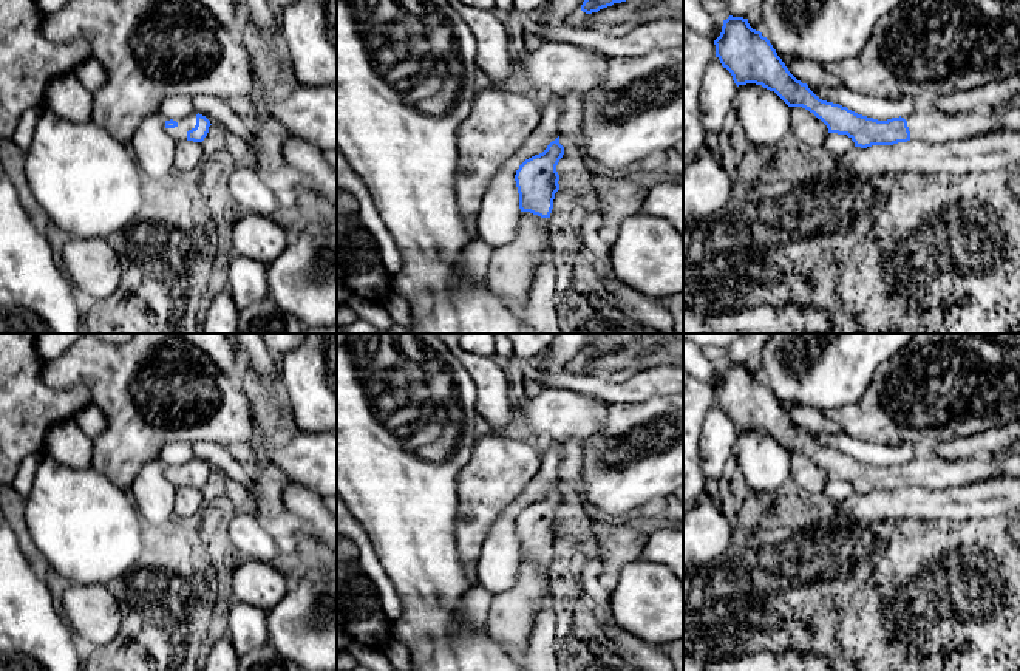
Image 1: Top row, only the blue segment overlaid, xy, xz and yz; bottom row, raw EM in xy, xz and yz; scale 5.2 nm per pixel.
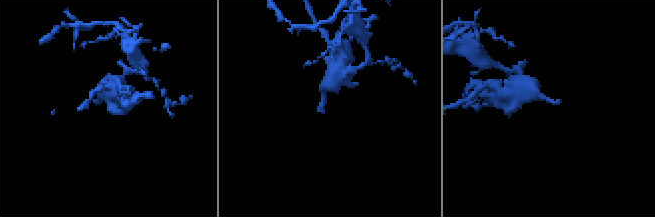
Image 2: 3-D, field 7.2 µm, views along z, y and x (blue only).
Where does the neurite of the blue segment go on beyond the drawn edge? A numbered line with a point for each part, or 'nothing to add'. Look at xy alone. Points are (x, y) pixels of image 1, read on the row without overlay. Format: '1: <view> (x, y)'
1: xy (180, 455)

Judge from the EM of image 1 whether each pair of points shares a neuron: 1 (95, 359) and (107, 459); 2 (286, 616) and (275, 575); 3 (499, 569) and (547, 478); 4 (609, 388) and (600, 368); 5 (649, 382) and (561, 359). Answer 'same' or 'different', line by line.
1: same
2: different
3: same
4: different
5: different

